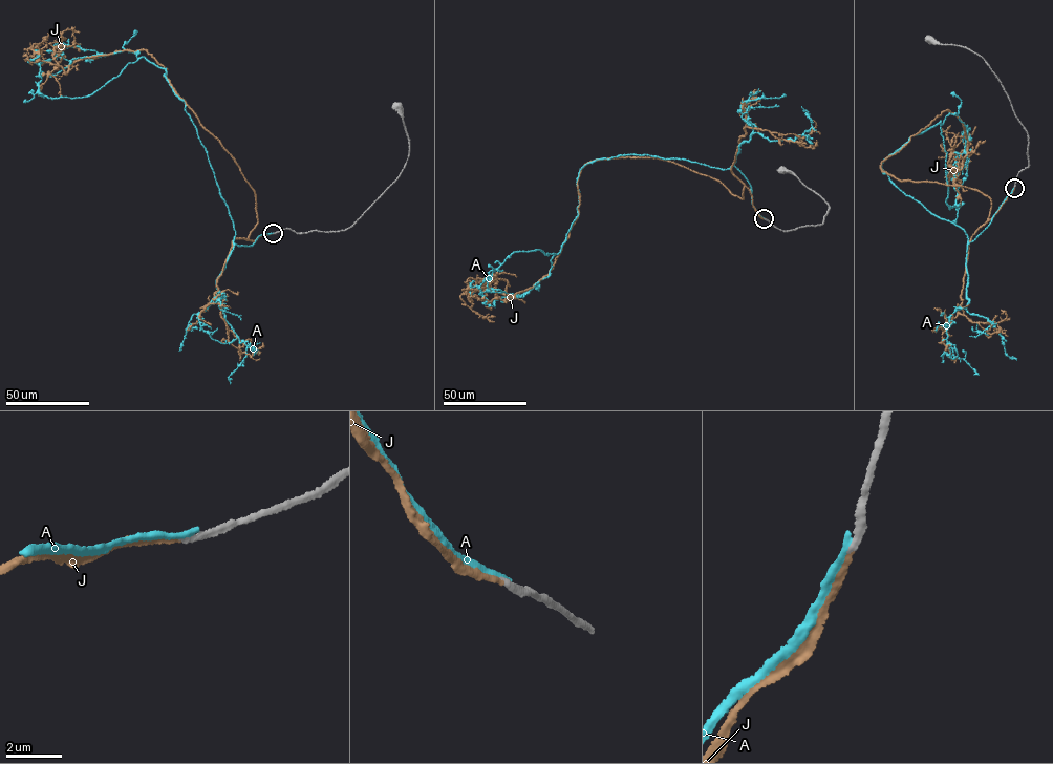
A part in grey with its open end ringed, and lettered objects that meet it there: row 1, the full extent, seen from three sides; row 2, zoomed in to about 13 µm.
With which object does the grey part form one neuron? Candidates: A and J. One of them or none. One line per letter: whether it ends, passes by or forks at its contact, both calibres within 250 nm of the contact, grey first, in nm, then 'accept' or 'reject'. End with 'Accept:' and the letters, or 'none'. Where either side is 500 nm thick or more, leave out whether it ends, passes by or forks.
A: it ends there; 260 nm thick on the grey side, 220 nm on the other; reject
J: it ends there; 220 nm thick on the grey side, 180 nm on the other; accept
Accept: J

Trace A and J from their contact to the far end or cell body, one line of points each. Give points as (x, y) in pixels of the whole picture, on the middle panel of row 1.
A: (764, 218), (733, 165), (603, 158), (580, 170), (577, 216), (560, 252), (516, 251), (471, 295), (468, 289)
J: (764, 218), (745, 186), (743, 198), (665, 160), (589, 162), (548, 273), (460, 295), (494, 321)

